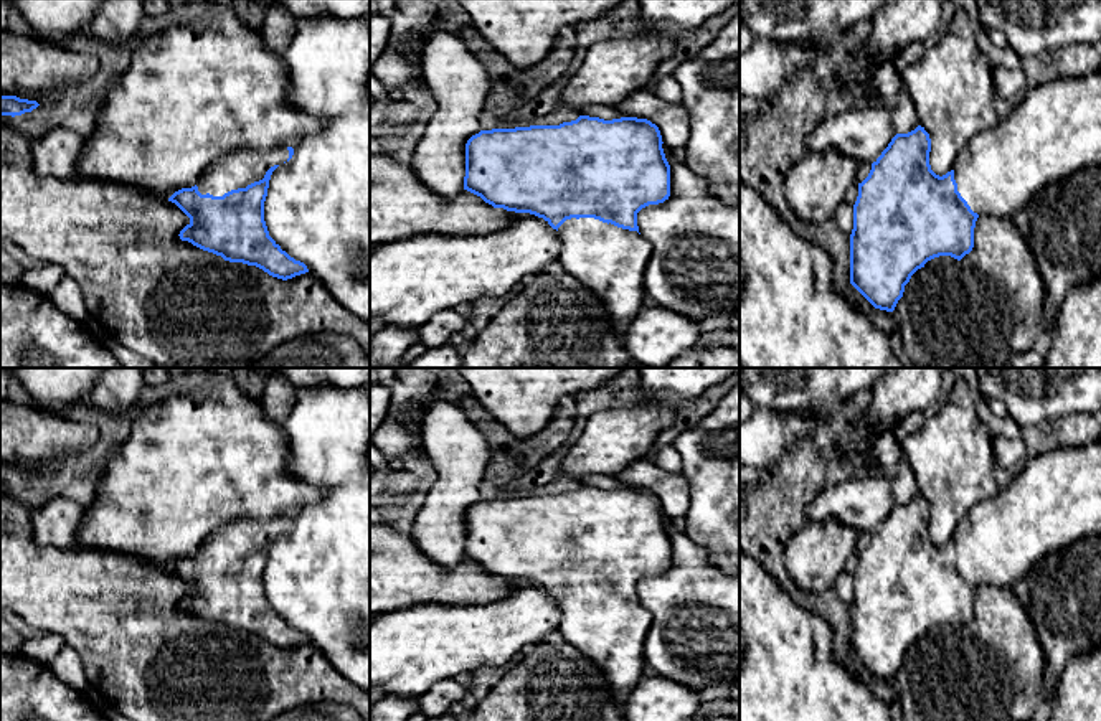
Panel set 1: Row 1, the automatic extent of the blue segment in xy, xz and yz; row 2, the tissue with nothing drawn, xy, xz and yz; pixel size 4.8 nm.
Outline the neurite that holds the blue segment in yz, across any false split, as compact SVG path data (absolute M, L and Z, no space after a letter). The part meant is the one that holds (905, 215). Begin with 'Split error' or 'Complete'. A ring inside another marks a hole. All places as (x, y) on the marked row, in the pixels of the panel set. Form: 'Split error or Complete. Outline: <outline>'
Split error. Outline: M1101 71L1025 87L1014 101L1012 112L999 119L994 129L979 132L959 153L952 170L943 177L931 170L929 152L931 139L924 127L918 125L908 134L896 134L872 163L868 177L858 183L850 234L850 284L880 310L895 310L905 285L928 261L939 256L961 261L969 254L974 247L974 228L979 216L1012 218L1051 181L1101 165Z

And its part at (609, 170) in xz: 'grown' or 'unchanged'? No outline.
grown

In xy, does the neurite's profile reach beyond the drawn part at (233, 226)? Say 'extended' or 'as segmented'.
extended

